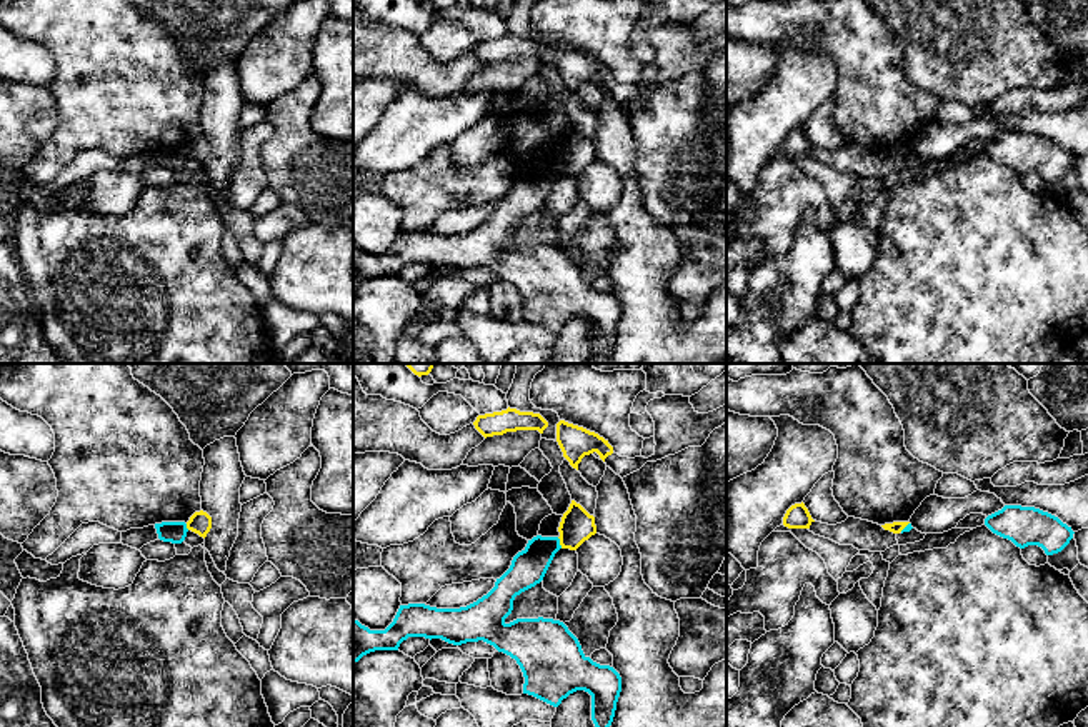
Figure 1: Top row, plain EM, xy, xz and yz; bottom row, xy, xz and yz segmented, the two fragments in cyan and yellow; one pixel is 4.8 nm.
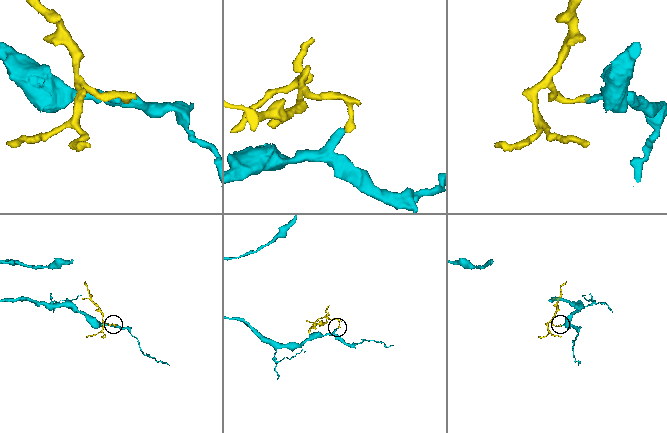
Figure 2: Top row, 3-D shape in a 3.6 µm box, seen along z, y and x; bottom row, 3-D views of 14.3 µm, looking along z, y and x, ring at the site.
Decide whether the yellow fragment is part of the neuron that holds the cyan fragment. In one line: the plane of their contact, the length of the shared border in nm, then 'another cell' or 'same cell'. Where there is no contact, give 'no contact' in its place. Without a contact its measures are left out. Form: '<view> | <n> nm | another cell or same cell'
xz | 60 nm | another cell

